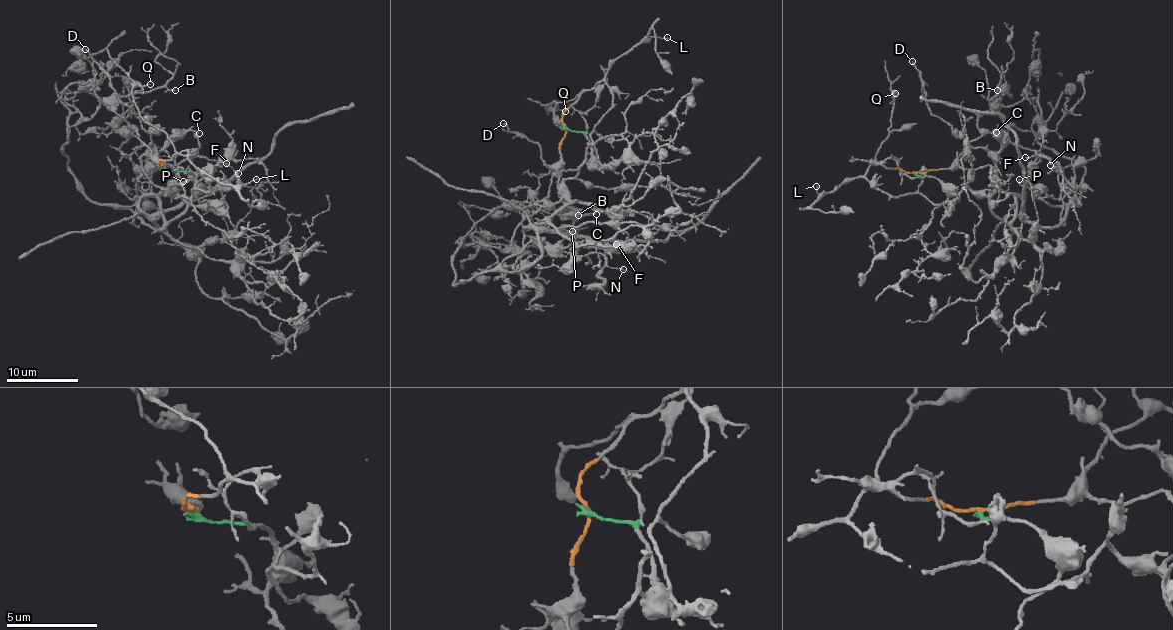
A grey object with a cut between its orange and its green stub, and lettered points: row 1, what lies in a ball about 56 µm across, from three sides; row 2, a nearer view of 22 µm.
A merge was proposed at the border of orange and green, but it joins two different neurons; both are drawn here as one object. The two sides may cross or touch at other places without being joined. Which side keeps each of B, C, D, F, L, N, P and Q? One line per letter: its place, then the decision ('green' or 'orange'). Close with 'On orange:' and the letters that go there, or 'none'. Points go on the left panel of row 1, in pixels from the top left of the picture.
B: place (175, 90); green
C: place (199, 133); green
D: place (85, 49); green
F: place (226, 163); green
L: place (256, 179); orange
N: place (238, 173); green
P: place (183, 181); green
Q: place (150, 84); orange
On orange: L, Q

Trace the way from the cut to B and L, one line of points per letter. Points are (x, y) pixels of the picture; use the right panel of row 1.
B: (915, 173), (954, 200), (981, 192), (1005, 221), (1060, 222), (1085, 169), (1011, 126), (997, 90)
L: (915, 173), (875, 162), (863, 176), (847, 179), (830, 192), (817, 192), (816, 186)

